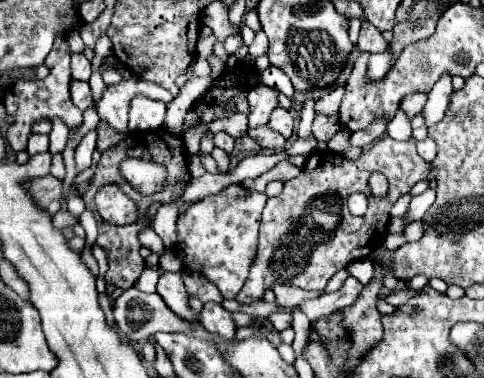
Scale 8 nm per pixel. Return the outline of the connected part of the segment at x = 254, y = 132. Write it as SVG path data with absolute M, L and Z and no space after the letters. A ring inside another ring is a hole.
M255 127L255 129L249 129L247 135L249 135L257 145L261 145L261 147L265 147L265 149L281 151L281 149L285 147L285 143L287 143L283 135L271 131L269 127Z

